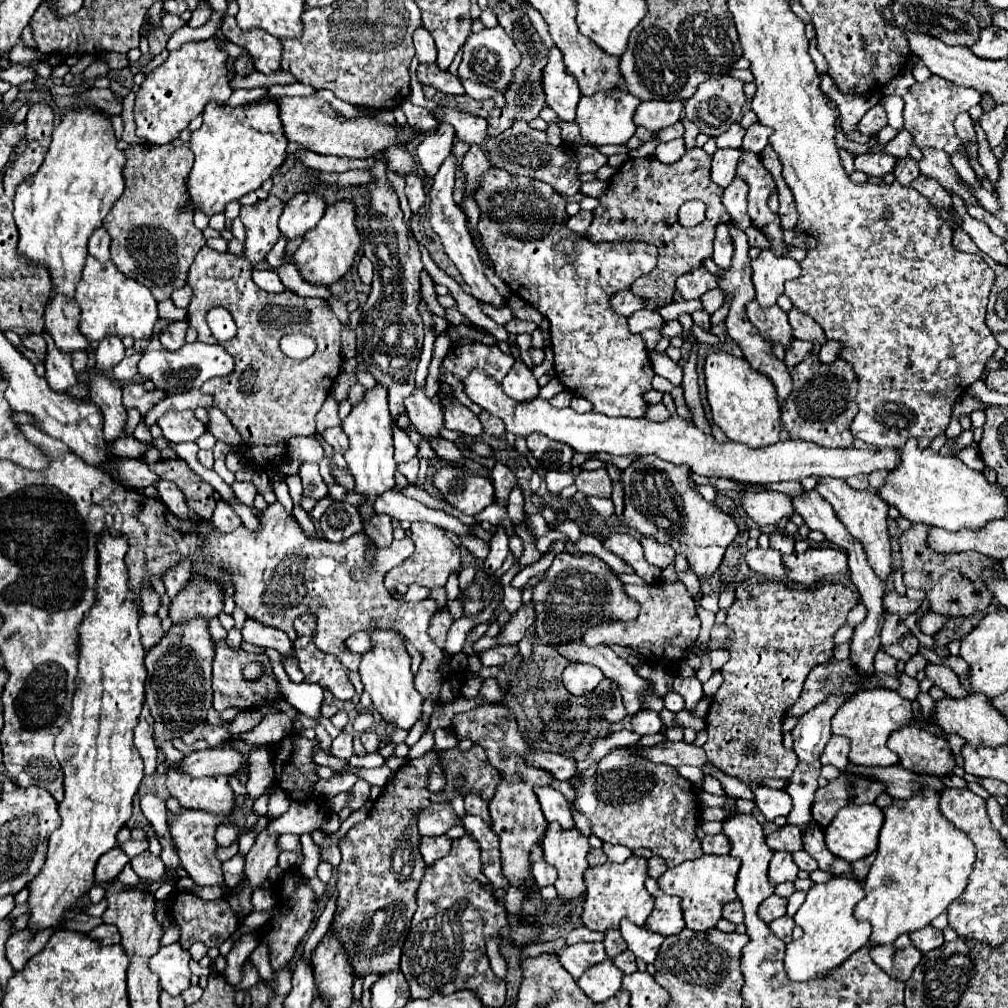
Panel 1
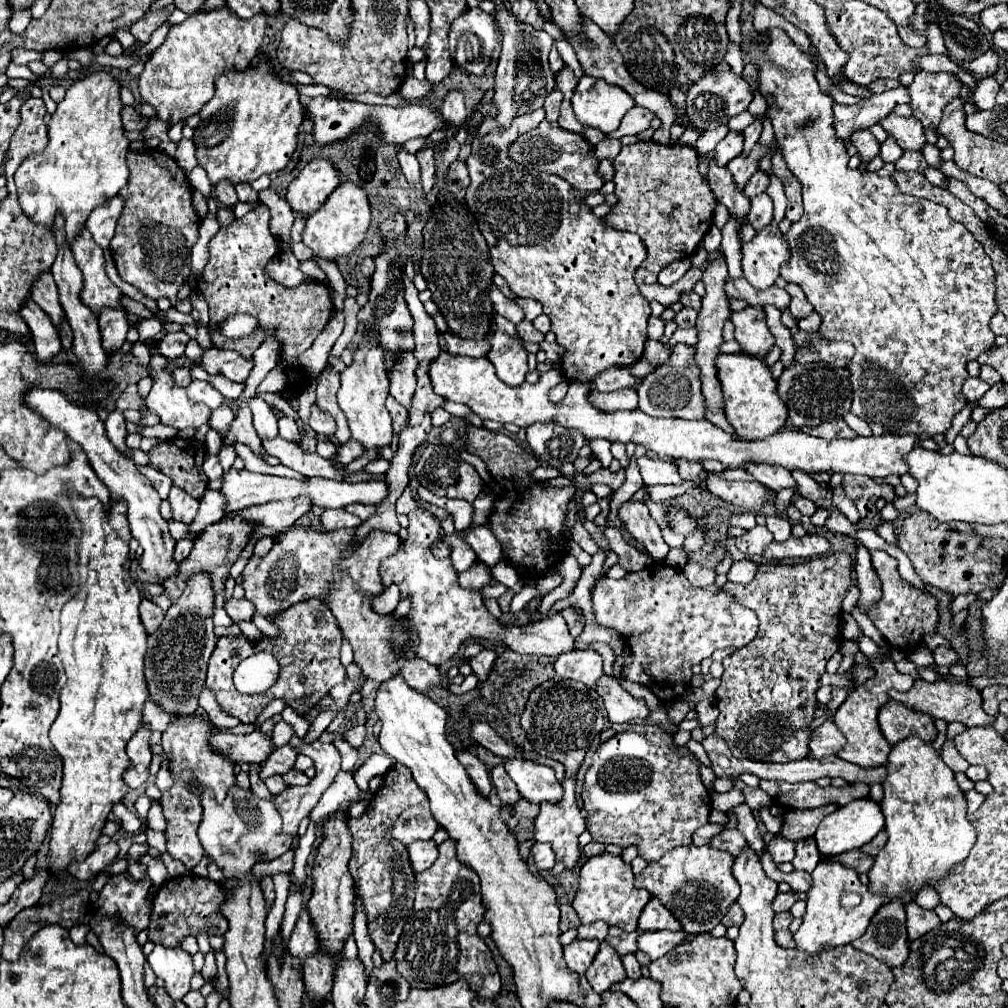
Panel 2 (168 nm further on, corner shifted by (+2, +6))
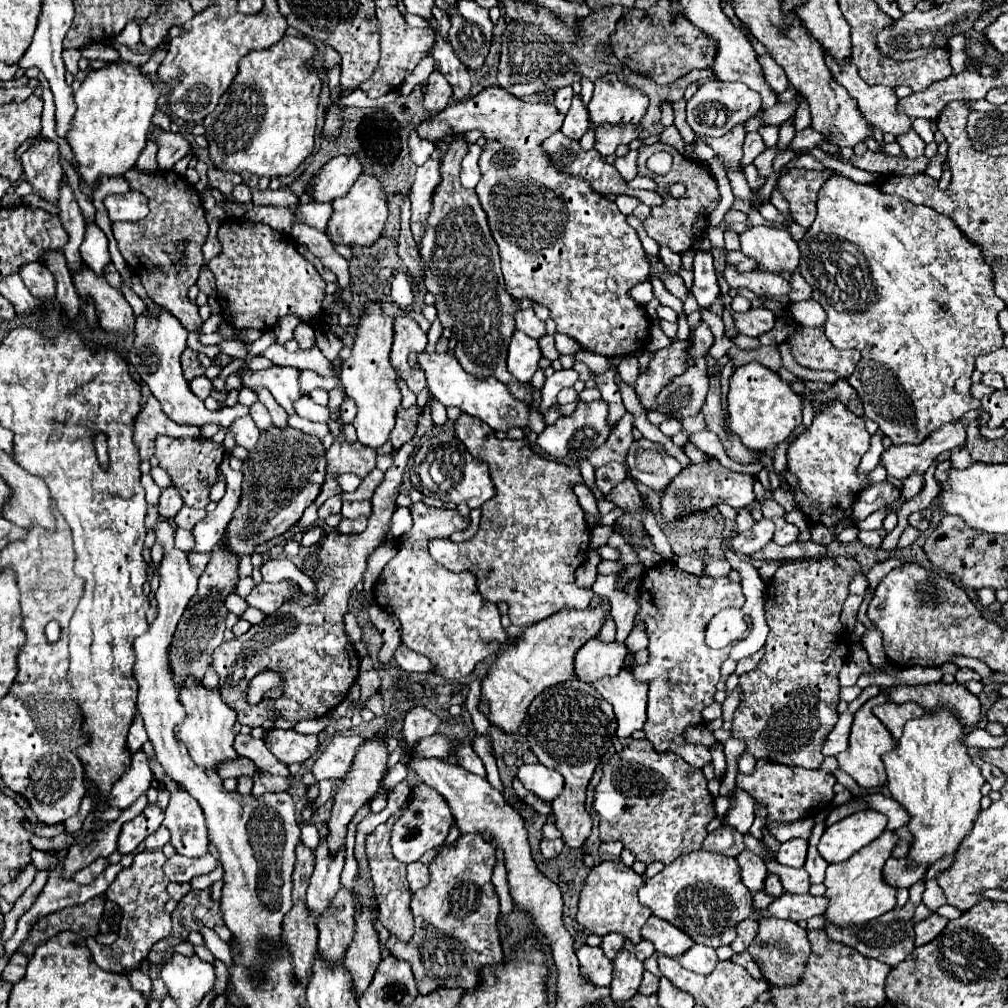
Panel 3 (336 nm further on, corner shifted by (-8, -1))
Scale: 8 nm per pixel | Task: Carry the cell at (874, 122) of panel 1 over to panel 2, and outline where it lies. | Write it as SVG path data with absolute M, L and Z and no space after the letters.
M889 135L889 137L883 141L883 145L881 145L881 159L883 159L885 163L895 163L901 155L903 155L903 149L899 149L895 137Z

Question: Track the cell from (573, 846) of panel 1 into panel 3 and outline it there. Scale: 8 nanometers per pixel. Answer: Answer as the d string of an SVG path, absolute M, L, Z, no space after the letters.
M569 680L541 692L529 706L527 718L527 742L541 764L557 770L565 778L561 796L551 802L555 824L563 832L563 842L571 848L579 848L591 834L591 816L585 810L585 792L589 780L599 764L601 756L609 750L615 736L613 708L595 690L593 684L581 680Z

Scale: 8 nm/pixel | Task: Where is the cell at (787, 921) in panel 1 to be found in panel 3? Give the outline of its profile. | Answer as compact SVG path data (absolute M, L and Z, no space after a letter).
M763 918L763 920L759 920L759 934L755 936L755 940L747 948L747 952L761 968L763 978L771 986L783 988L783 986L793 986L793 984L801 982L807 958L811 954L811 946L807 940L807 932L803 928L799 928L795 922L779 920L779 918Z

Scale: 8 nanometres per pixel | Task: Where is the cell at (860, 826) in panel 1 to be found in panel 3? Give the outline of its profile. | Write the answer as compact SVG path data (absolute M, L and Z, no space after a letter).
M859 810L825 828L819 840L819 854L829 862L845 862L857 850L881 836L887 826L887 816L875 810Z

